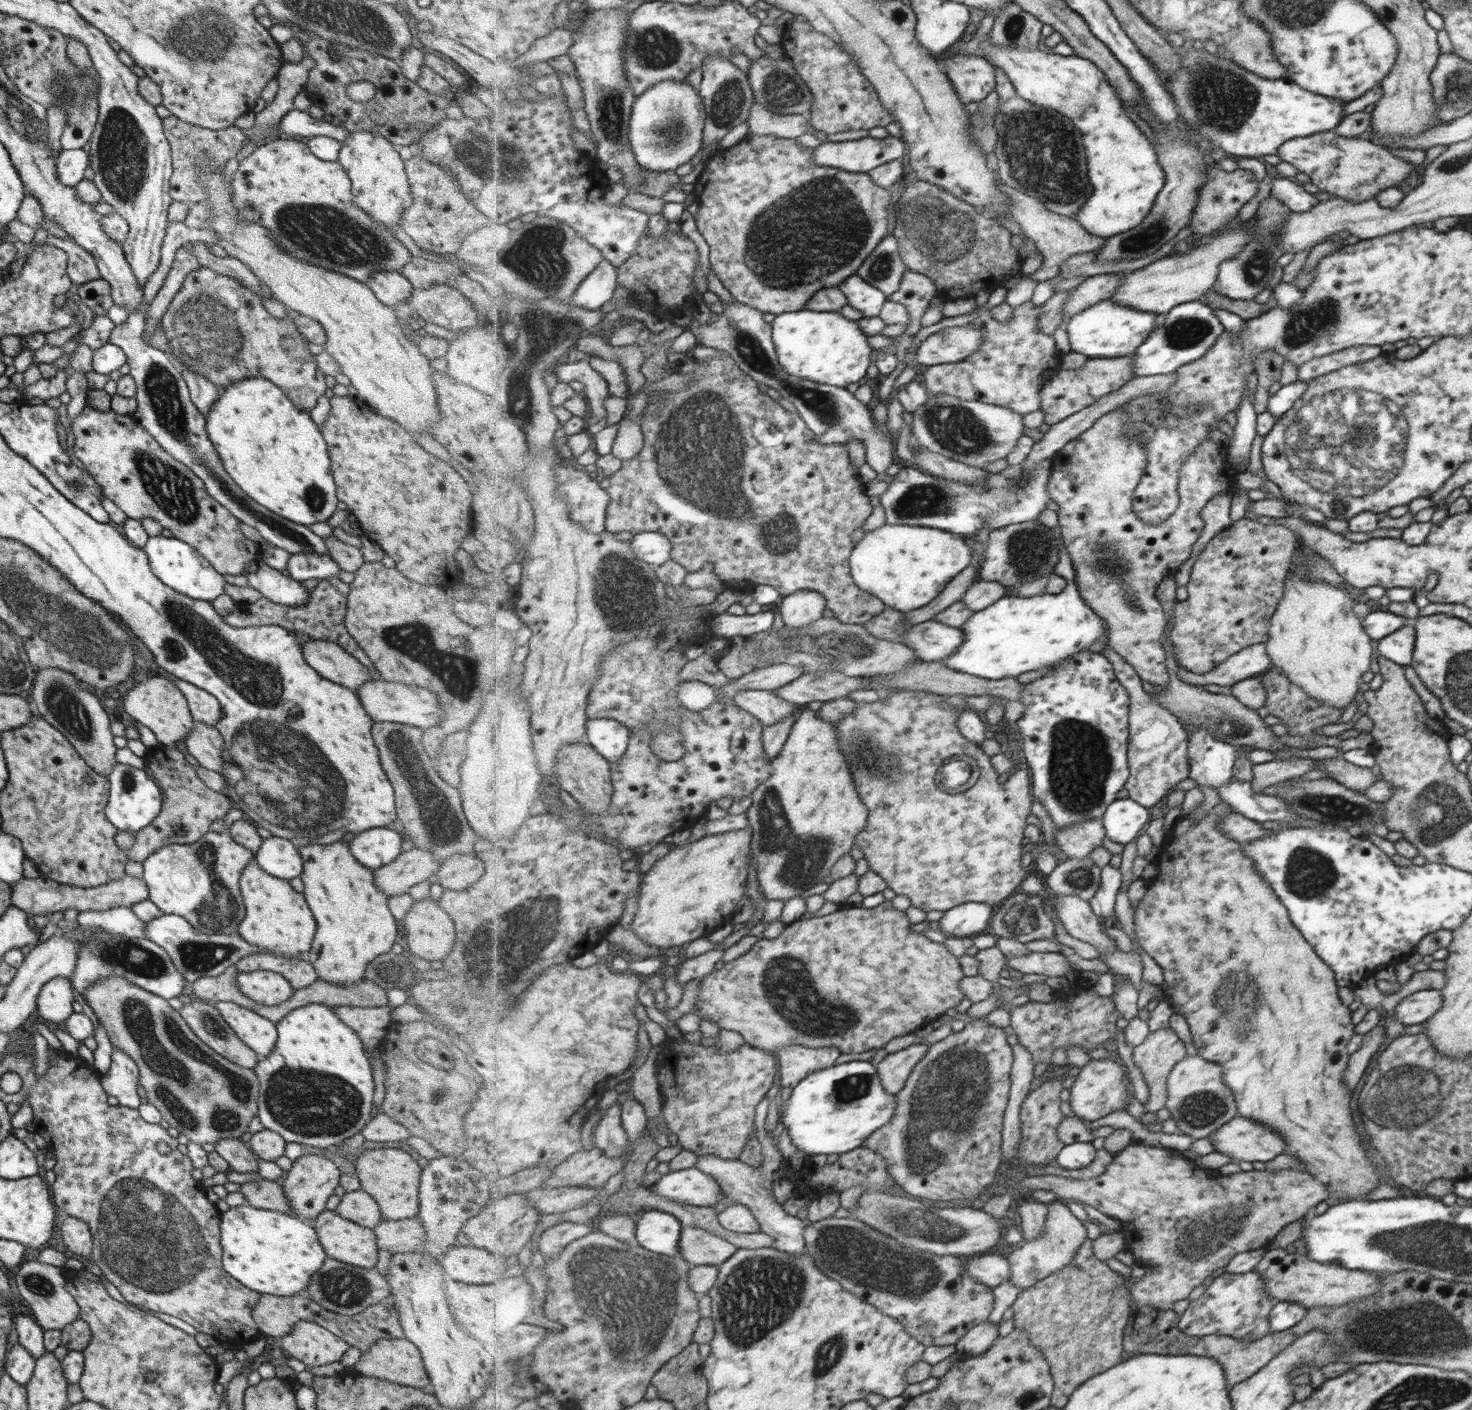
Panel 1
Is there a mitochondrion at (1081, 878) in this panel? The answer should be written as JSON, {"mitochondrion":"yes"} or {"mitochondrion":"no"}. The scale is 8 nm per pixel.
{"mitochondrion":"yes"}

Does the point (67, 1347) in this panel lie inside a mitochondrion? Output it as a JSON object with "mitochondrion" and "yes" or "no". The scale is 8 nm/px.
{"mitochondrion":"no"}

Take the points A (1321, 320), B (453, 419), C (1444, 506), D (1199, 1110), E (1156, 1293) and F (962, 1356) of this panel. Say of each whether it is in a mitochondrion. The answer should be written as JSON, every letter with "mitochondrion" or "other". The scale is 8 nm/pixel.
{"A":"mitochondrion","B":"other","C":"other","D":"mitochondrion","E":"other","F":"other"}

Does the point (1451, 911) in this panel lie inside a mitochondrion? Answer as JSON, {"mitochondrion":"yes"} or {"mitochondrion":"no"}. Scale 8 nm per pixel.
{"mitochondrion":"no"}

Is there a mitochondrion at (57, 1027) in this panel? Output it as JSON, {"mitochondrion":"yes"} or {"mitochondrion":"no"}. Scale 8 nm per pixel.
{"mitochondrion":"no"}

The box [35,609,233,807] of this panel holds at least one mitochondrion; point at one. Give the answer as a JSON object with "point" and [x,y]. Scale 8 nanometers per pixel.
{"point":[67,708]}

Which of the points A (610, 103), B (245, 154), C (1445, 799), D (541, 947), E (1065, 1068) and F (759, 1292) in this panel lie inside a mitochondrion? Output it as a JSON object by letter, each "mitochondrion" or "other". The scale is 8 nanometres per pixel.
{"A":"mitochondrion","B":"other","C":"mitochondrion","D":"mitochondrion","E":"other","F":"mitochondrion"}

